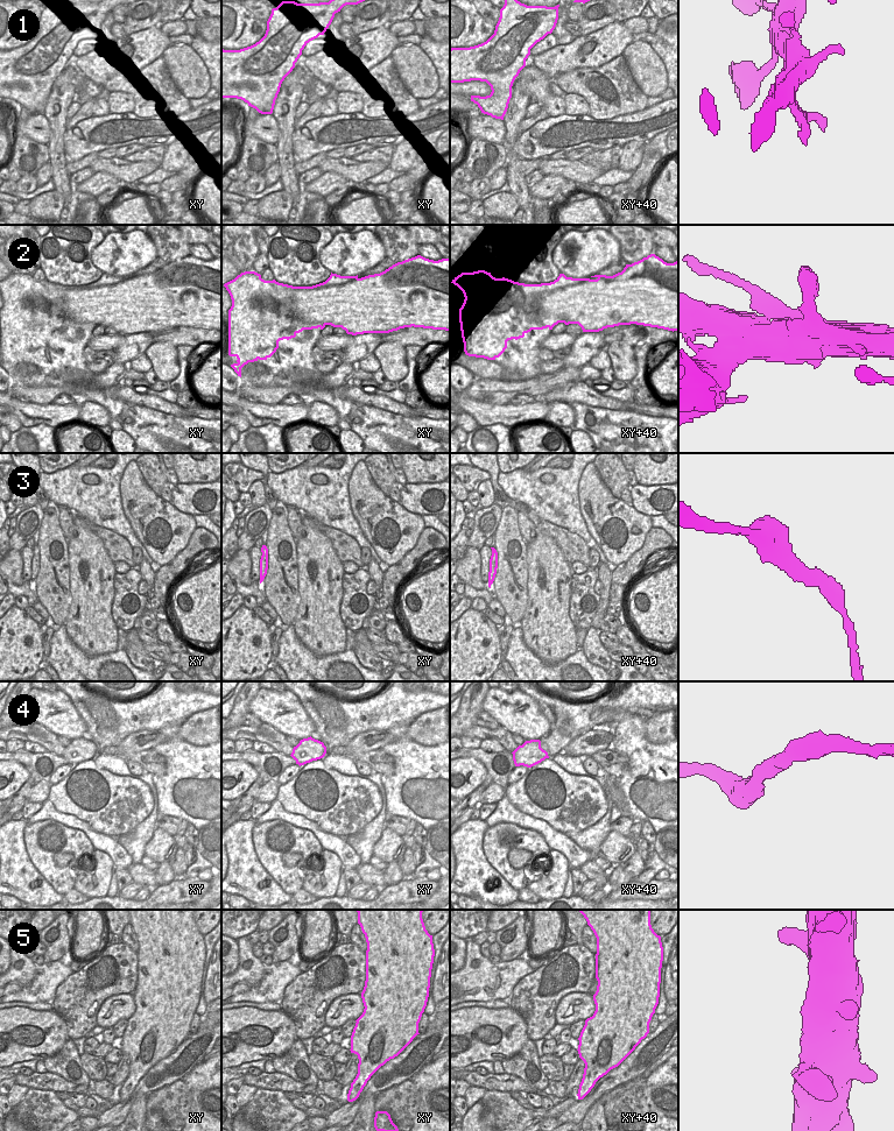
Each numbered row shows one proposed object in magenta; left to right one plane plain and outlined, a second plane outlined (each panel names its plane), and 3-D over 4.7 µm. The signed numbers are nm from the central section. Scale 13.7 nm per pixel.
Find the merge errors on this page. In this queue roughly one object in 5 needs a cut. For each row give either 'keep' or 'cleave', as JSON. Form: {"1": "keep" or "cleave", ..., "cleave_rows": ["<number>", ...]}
{"1": "keep", "2": "cleave", "3": "keep", "4": "keep", "5": "keep", "cleave_rows": ["2"]}

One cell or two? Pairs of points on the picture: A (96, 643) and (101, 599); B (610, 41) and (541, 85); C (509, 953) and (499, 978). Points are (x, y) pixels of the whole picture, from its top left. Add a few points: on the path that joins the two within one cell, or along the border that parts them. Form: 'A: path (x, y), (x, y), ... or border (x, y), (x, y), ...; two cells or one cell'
A: path (96, 633), (96, 609); one cell
B: border (533, 64), (551, 79); two cells
C: border (518, 956), (500, 961); two cells

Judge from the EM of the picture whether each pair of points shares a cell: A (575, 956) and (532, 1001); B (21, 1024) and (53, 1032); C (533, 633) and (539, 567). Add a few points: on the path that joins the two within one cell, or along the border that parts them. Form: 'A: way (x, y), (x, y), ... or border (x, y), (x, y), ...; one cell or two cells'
A: way (563, 966), (540, 989); one cell
B: way (29, 1024), (46, 1027); one cell
C: way (539, 616), (539, 584); one cell

